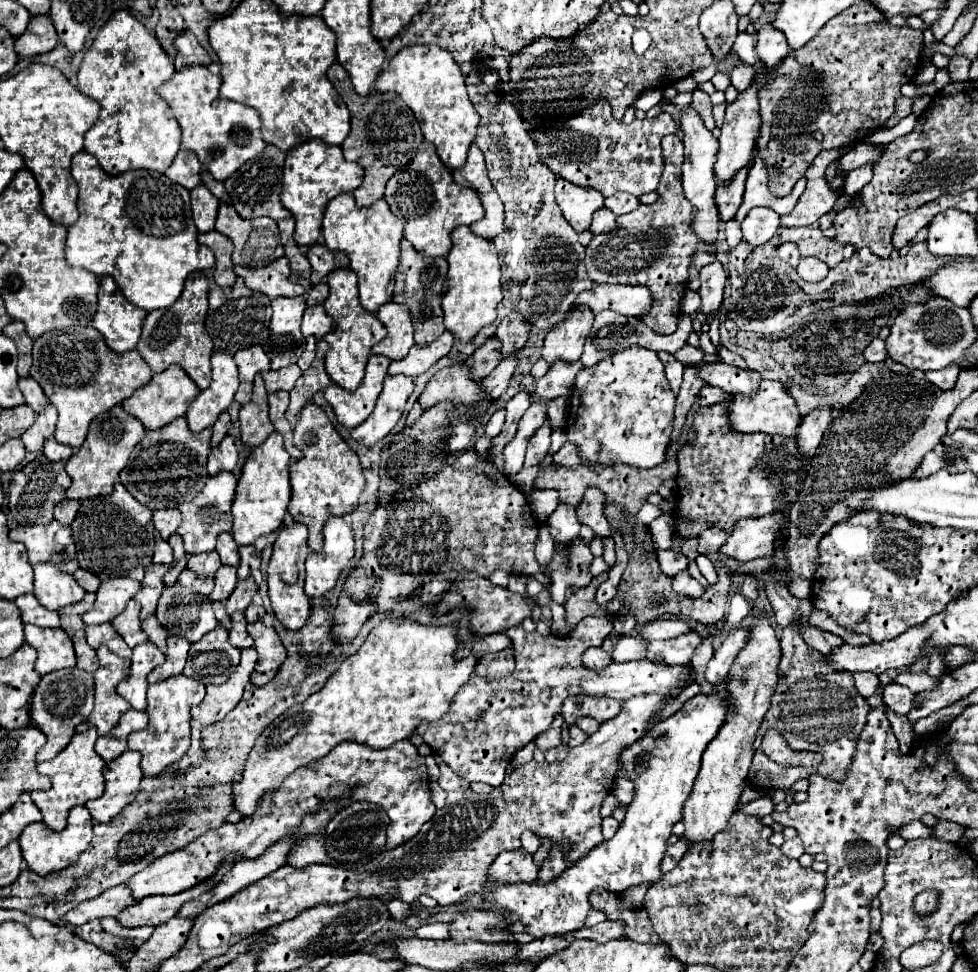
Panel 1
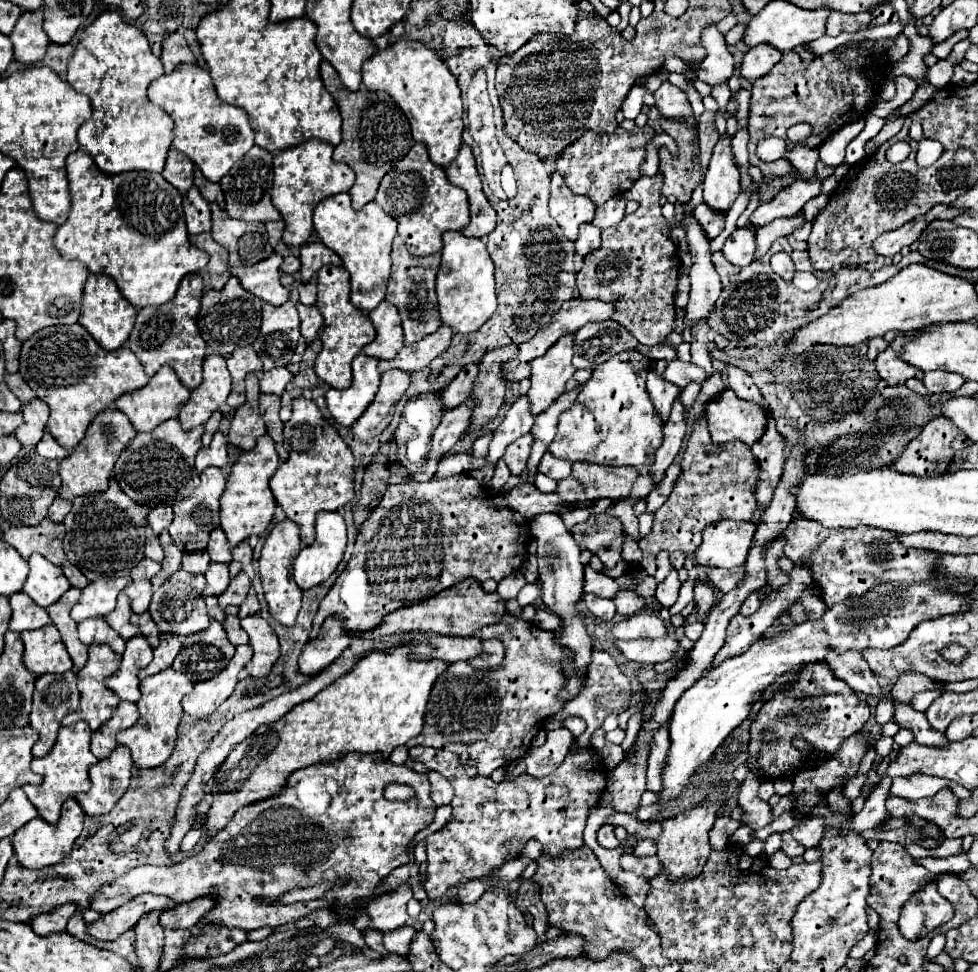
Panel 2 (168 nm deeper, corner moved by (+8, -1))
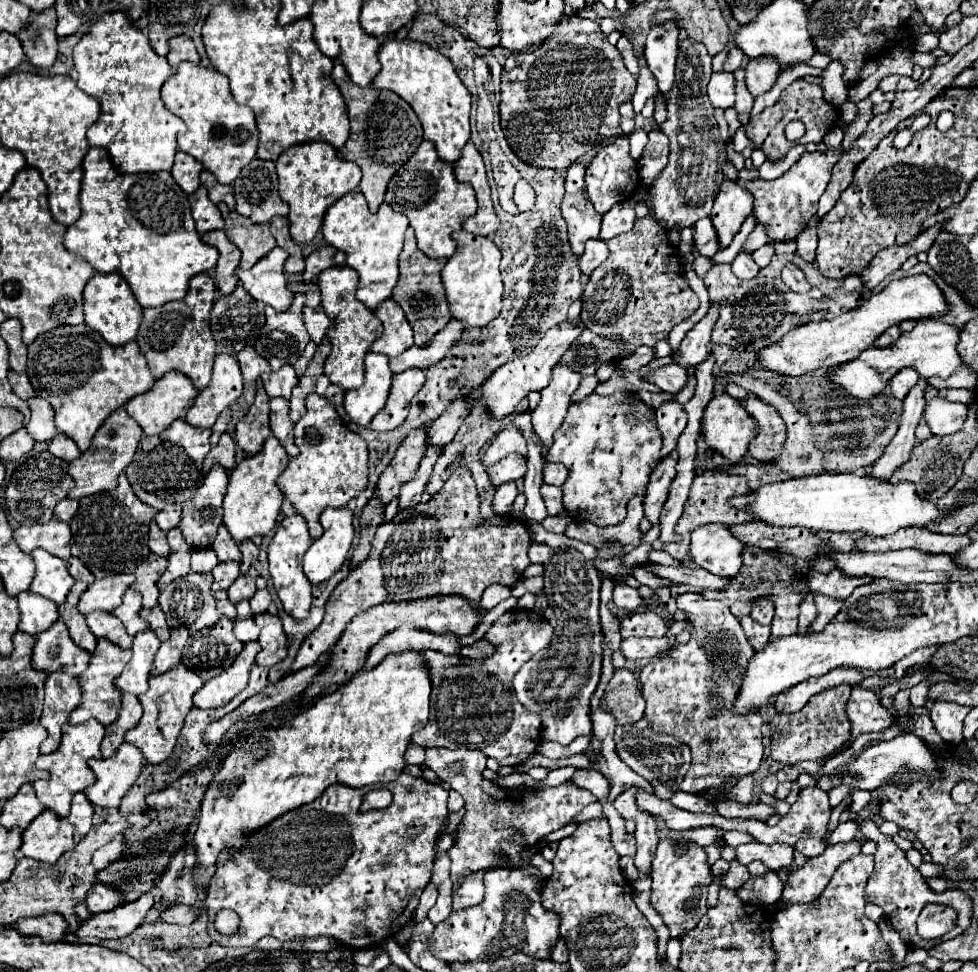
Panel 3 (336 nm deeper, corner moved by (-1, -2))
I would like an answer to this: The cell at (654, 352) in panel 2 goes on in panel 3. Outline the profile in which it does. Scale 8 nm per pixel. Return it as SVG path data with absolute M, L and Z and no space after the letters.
M641 346L641 348L637 348L631 356L621 358L621 360L615 364L615 370L623 368L623 370L631 370L631 372L633 372L633 370L639 370L639 368L647 366L651 360L653 360L653 350Z

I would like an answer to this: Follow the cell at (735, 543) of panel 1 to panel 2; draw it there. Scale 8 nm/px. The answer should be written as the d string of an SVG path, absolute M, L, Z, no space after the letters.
M730 521L712 523L704 529L702 545L694 551L700 565L708 567L742 567L748 561L748 553L754 543L756 523Z

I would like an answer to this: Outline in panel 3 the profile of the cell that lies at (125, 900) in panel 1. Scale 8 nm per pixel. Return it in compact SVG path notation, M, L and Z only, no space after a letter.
M37 916L37 920L21 918L13 928L23 936L39 936L45 942L59 942L65 936L67 922L63 916Z

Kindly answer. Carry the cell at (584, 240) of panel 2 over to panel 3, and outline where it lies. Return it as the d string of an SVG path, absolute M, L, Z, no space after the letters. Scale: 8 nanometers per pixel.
M599 238L597 240L589 240L589 244L585 244L583 256L579 258L579 270L581 270L581 274L591 276L591 272L599 264L603 264L607 260L607 256L609 256L609 248L607 248L607 244L603 240L599 240Z

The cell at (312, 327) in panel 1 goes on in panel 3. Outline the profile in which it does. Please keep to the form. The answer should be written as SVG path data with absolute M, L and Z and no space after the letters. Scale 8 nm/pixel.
M319 306L319 308L303 308L303 322L305 322L305 328L307 328L307 332L309 332L309 336L311 336L311 340L315 342L315 344L321 344L321 340L323 340L323 336L325 336L325 332L327 332L327 328L329 328L329 318L327 318L327 314L323 312L323 308Z

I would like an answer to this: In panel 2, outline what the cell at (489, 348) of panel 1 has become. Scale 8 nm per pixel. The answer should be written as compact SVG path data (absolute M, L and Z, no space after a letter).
M470 363L450 381L448 387L444 387L444 391L442 391L444 409L456 407L456 405L464 403L464 399L468 399L468 395L472 393L476 375L478 375L478 363Z

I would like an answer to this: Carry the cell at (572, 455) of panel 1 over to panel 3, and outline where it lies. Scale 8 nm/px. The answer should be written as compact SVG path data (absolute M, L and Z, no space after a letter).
M545 462L545 468L543 468L543 482L545 484L561 486L565 480L567 480L567 468L563 464Z

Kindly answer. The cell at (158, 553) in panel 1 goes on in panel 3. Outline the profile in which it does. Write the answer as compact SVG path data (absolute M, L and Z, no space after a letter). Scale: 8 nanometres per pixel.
M155 522L149 528L149 548L151 548L151 552L155 552L159 556L169 556L169 544L167 544L165 532Z

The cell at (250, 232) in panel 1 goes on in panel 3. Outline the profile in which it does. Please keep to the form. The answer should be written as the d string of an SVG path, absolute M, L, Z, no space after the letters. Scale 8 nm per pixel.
M225 202L219 204L219 210L225 220L225 234L243 252L243 270L255 266L257 260L261 260L277 246L273 234L269 232L269 224L253 224L249 218L237 214L235 210L229 210Z

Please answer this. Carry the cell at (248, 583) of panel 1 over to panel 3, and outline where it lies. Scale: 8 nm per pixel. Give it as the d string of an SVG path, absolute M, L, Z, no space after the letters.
M241 574L231 586L229 586L229 600L233 604L241 602L241 600L251 600L251 596L255 594L255 574Z

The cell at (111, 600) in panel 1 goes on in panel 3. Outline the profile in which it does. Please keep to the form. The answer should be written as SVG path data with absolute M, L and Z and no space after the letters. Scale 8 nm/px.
M113 574L105 578L97 578L83 594L79 600L79 612L89 614L93 610L103 610L103 612L113 612L117 604L121 604L121 596L125 590L131 586L135 580L133 574Z

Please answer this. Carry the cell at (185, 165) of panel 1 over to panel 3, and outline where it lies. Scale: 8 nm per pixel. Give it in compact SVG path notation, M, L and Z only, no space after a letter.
M177 152L175 154L175 164L173 164L173 178L175 182L183 188L183 192L193 194L199 188L199 174L203 170L203 164L193 160L193 156L185 154L185 152Z

